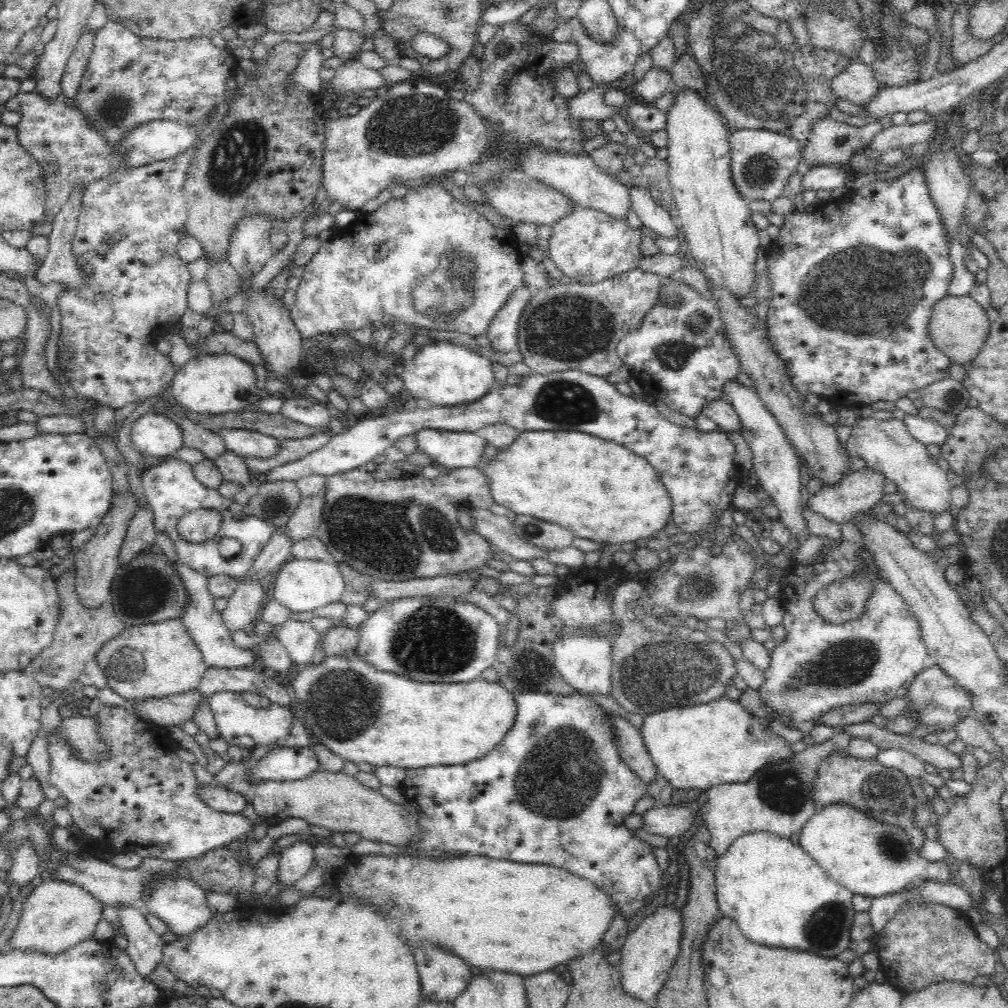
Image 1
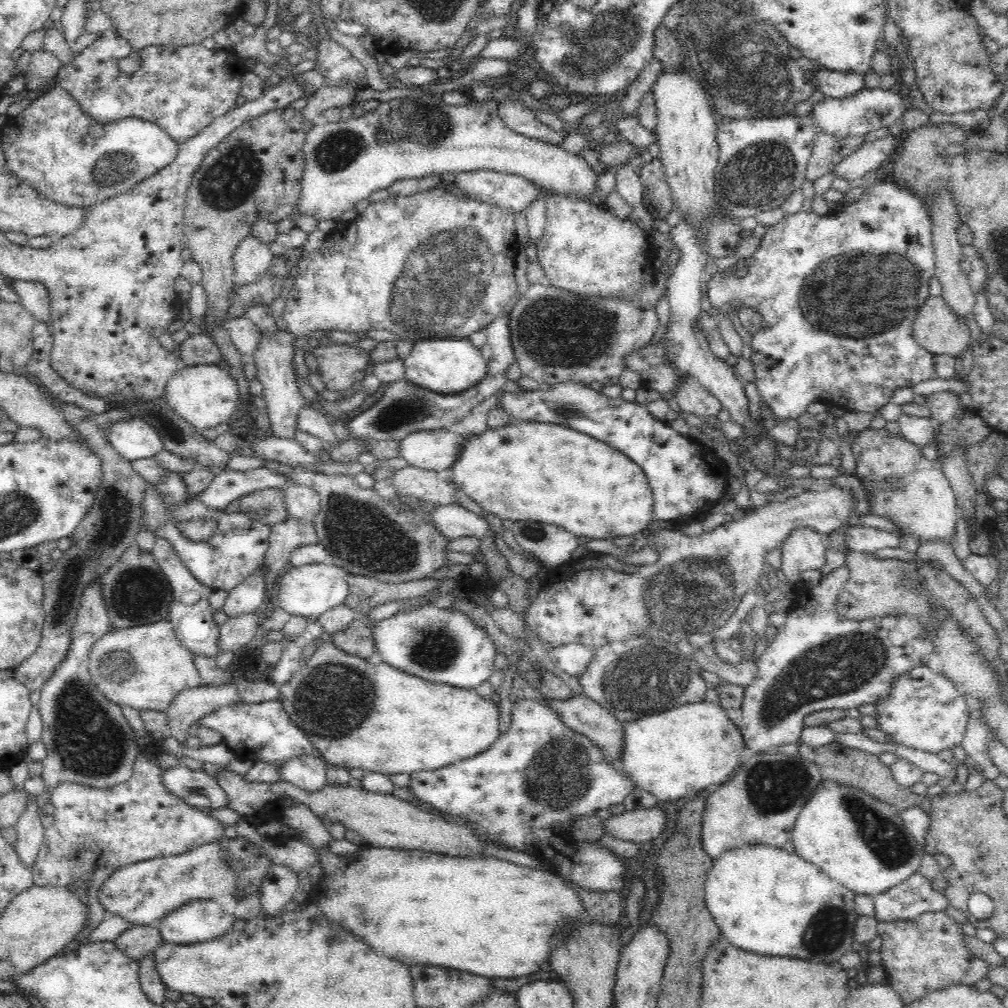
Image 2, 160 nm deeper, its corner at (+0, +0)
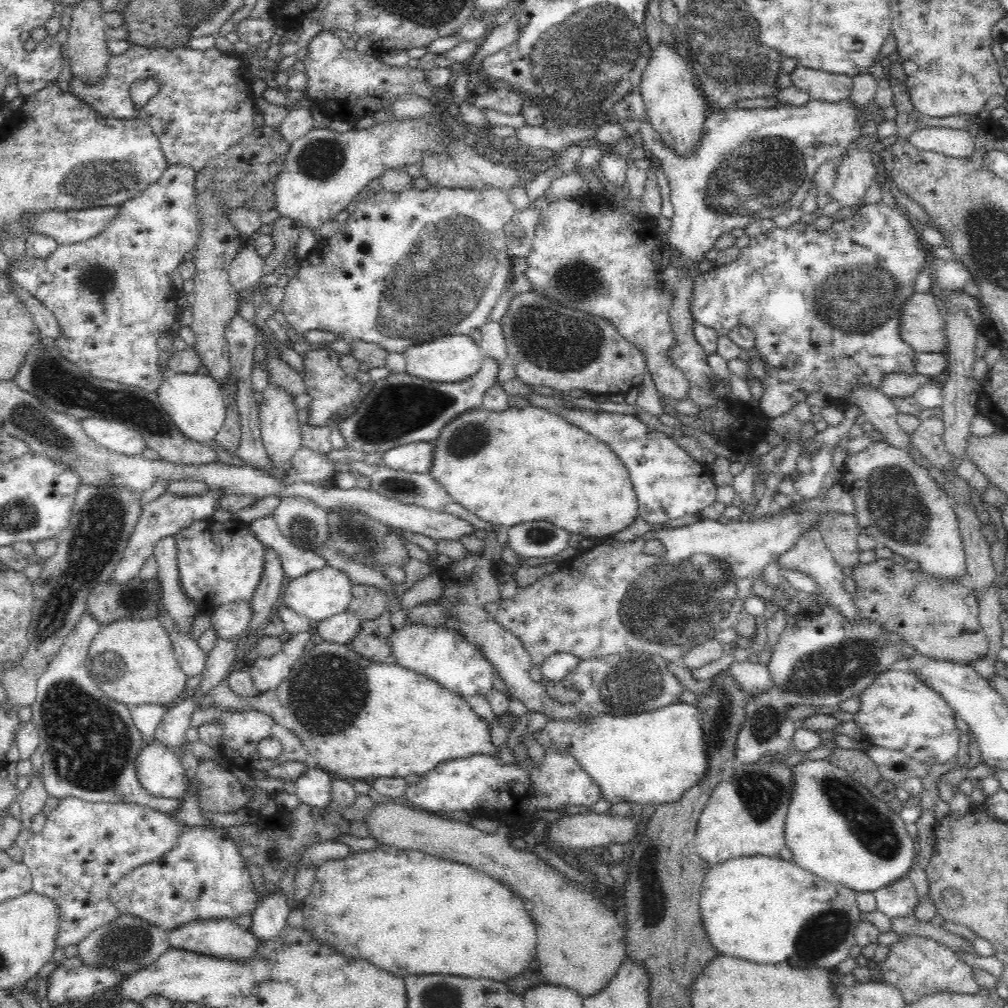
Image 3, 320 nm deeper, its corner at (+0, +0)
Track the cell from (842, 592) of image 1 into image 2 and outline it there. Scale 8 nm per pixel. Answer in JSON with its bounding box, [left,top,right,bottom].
[823,523,1000,664]

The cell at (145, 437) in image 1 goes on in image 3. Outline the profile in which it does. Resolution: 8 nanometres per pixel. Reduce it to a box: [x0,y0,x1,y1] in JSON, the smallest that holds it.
[80,417,147,456]

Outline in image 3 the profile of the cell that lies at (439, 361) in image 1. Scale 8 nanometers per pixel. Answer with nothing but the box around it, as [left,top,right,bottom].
[405,334,487,383]

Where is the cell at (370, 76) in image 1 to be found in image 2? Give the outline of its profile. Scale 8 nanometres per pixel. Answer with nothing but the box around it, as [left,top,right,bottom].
[302,85,358,123]

